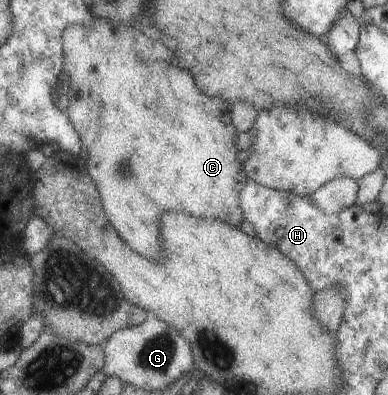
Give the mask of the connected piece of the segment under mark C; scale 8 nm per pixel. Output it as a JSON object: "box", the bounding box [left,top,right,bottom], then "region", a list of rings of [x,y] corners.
{"box":[60,17,247,260],"region":[[[93,17],[90,24],[68,24],[60,37],[63,55],[60,72],[64,74],[64,81],[61,81],[61,84],[65,85],[65,81],[67,81],[67,87],[69,88],[69,106],[64,113],[79,137],[82,150],[86,152],[86,171],[98,192],[102,211],[108,223],[113,225],[113,229],[117,231],[117,235],[129,247],[133,247],[133,251],[137,251],[139,255],[153,260],[160,260],[162,252],[161,247],[159,247],[160,236],[157,228],[159,213],[157,211],[175,209],[175,212],[182,212],[197,218],[211,218],[239,227],[243,217],[238,207],[238,194],[241,187],[246,183],[247,178],[244,170],[241,168],[242,165],[238,169],[238,164],[236,163],[237,149],[234,145],[234,136],[237,132],[234,131],[230,123],[229,103],[199,92],[193,82],[193,76],[186,69],[173,67],[170,63],[172,59],[171,49],[168,49],[164,43],[159,43],[159,41],[153,43],[143,33],[127,27],[125,23],[111,23],[111,21]]]}

